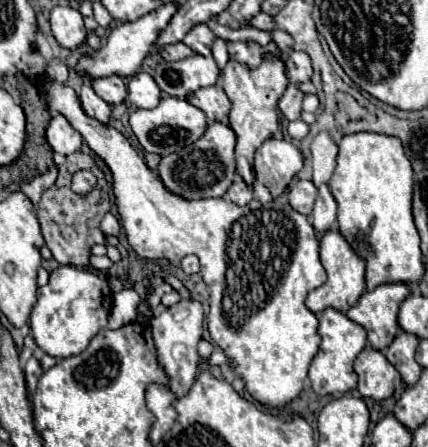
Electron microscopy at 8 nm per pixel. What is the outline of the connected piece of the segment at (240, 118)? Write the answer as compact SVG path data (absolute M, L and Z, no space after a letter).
M265 57L263 63L257 69L249 69L237 61L229 61L227 67L223 69L221 75L221 87L227 93L231 101L231 111L229 111L229 127L237 135L237 145L235 145L235 163L237 163L237 173L241 179L253 187L255 183L255 171L253 171L253 155L261 147L265 139L269 139L277 129L279 129L279 117L277 117L277 101L283 95L287 87L287 75L281 59L275 57Z

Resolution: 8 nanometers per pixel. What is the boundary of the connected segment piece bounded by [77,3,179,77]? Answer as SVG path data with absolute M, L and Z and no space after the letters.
M165 3L161 7L157 7L155 11L143 15L141 19L137 21L131 21L131 23L119 23L107 37L105 45L89 55L89 57L83 57L79 63L77 63L77 71L79 73L85 73L89 77L107 77L107 75L121 75L121 77L131 77L139 67L141 67L141 61L149 55L157 35L167 27L167 23L171 21L171 17L175 15L179 3Z

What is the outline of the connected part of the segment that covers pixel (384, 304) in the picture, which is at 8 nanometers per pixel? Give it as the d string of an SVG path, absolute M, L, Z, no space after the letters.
M383 283L373 291L365 291L347 311L347 317L363 325L367 341L373 349L385 351L399 331L399 305L411 293L407 283Z

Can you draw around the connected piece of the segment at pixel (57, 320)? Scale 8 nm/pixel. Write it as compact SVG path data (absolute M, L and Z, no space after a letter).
M61 265L51 271L49 283L37 289L37 303L29 319L33 339L47 355L55 359L79 355L83 349L87 349L89 341L107 327L111 305L113 293L105 277L71 265Z

